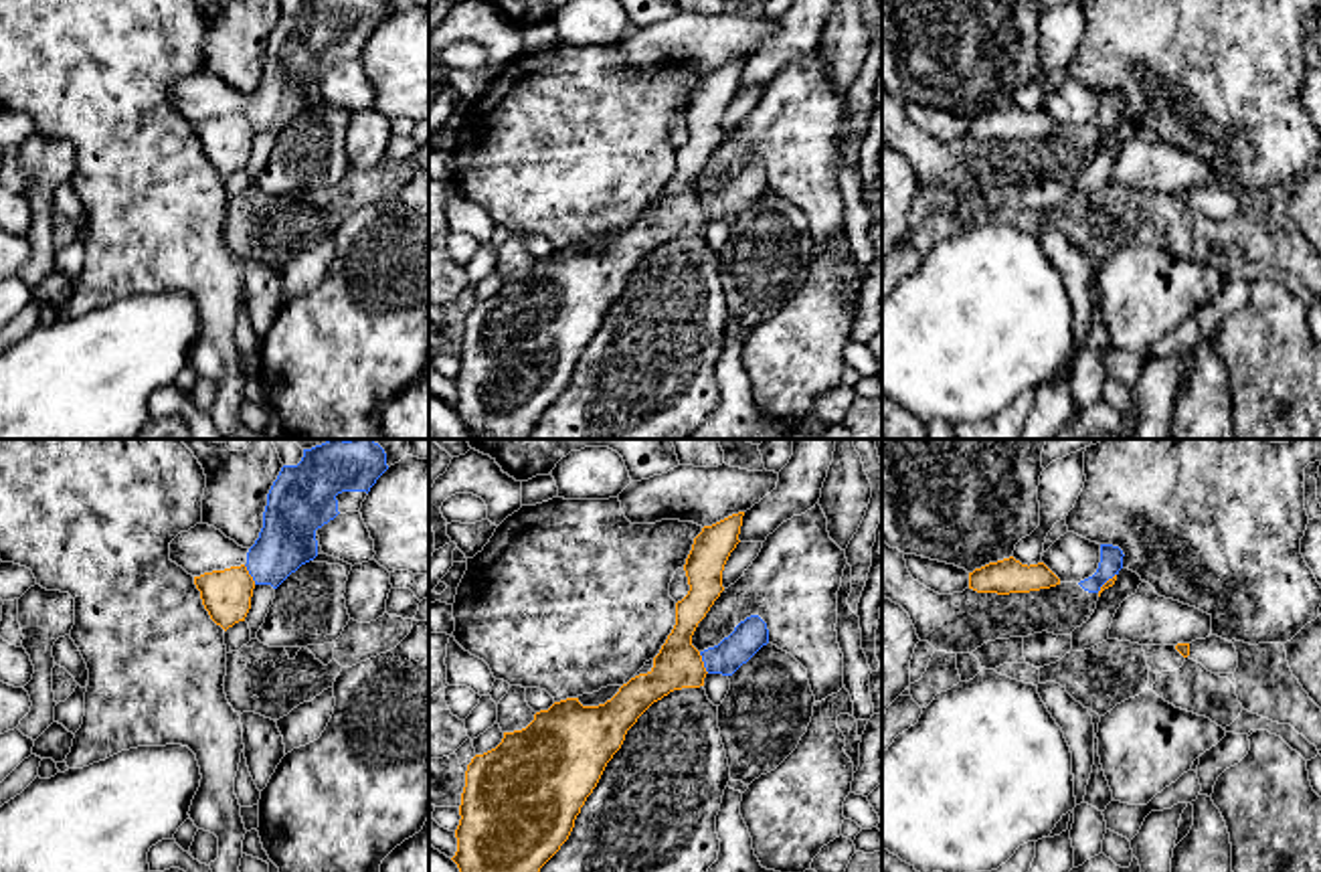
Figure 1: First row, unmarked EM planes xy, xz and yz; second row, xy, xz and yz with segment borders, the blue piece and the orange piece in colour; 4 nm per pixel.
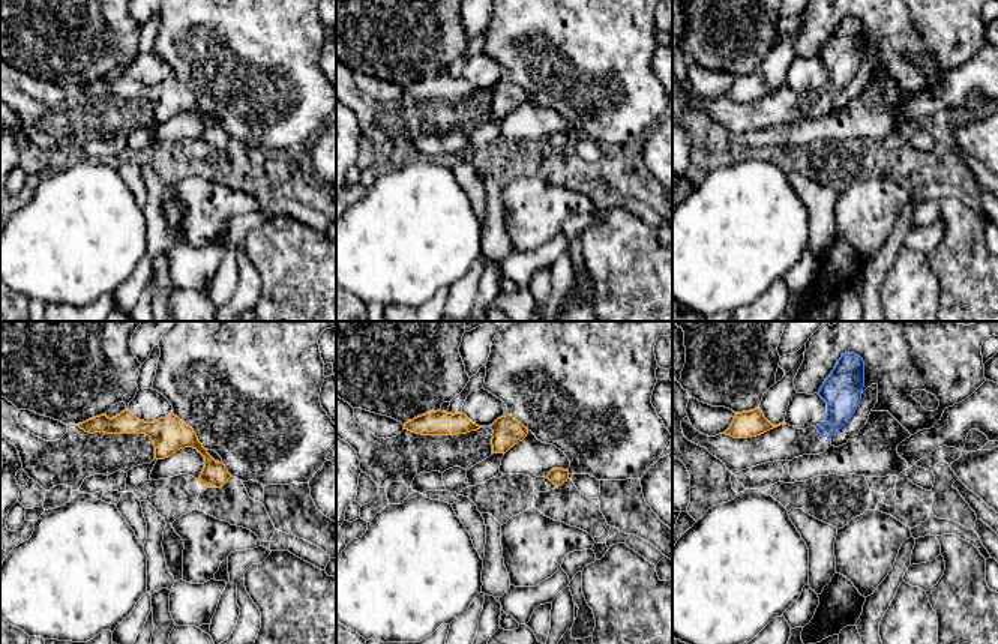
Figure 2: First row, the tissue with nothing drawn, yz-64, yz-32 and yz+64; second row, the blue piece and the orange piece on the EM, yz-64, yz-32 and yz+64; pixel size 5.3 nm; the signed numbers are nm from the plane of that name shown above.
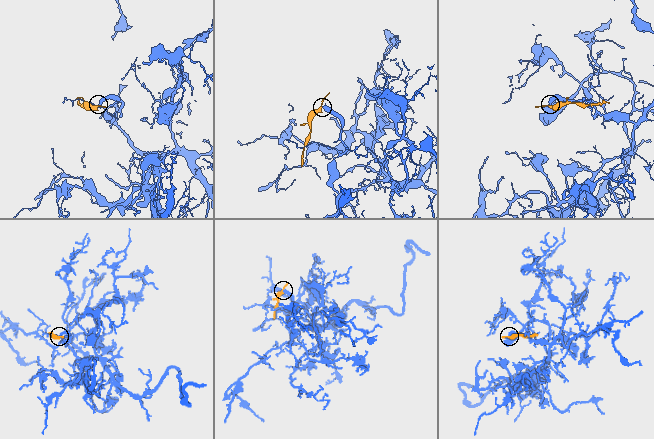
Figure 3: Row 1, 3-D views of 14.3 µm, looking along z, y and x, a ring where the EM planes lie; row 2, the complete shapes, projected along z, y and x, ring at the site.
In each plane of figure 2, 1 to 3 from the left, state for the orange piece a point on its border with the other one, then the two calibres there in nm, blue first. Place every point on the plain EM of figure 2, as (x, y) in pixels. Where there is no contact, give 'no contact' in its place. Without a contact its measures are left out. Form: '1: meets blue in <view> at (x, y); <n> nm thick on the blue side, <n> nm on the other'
1: no contact
2: meets blue in yz-32 at (491, 95); 20 nm thick on the blue side, 160 nm on the other
3: no contact

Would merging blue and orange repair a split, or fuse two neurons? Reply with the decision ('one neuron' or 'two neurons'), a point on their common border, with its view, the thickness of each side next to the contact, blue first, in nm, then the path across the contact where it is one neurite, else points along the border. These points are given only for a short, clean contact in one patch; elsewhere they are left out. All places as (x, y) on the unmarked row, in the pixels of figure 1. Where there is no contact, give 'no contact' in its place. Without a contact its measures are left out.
two neurons | xz (702, 207) | 140/190 nm | along xz (698, 199), (709, 219)

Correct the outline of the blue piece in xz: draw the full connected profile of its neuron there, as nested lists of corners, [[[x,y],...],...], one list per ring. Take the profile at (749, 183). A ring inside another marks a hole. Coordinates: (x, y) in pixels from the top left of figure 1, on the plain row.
[[[751,162],[718,192],[700,198],[700,202],[708,221],[732,223],[767,190],[767,170],[759,162]]]

